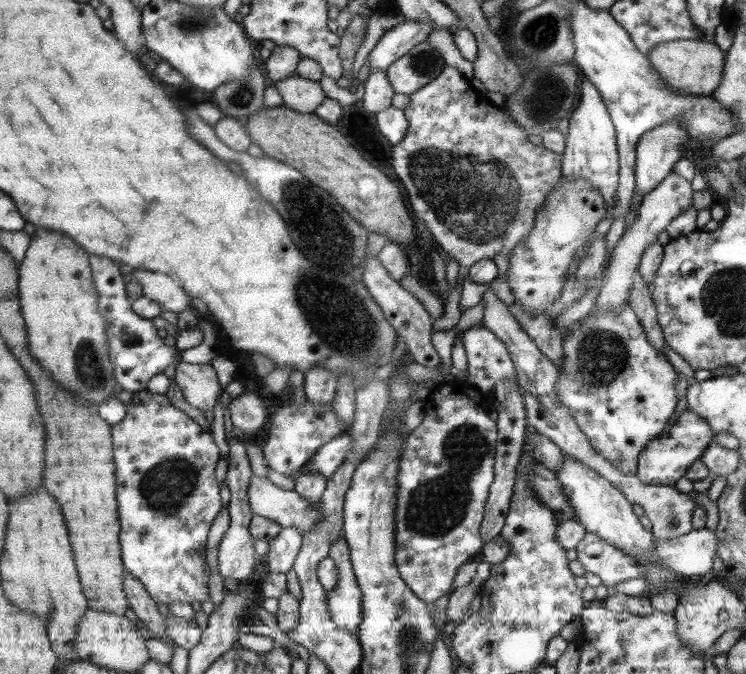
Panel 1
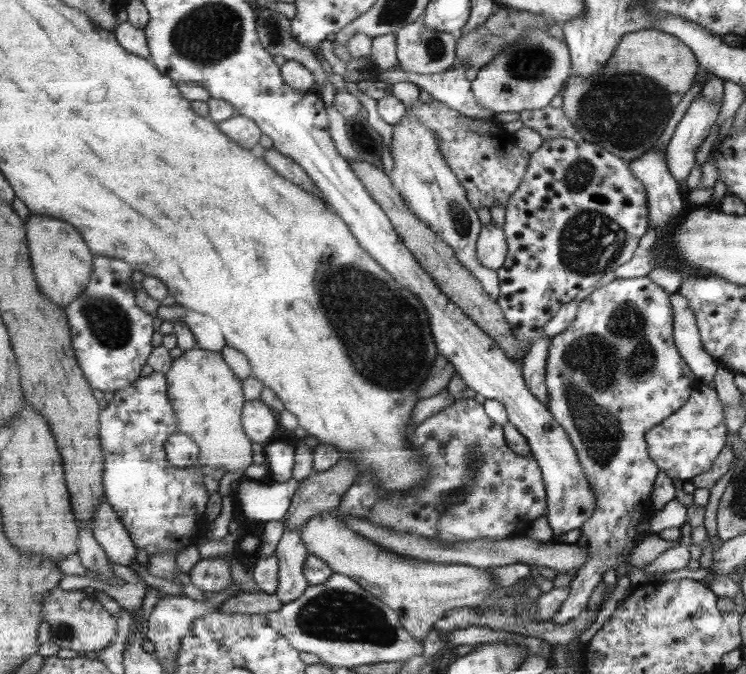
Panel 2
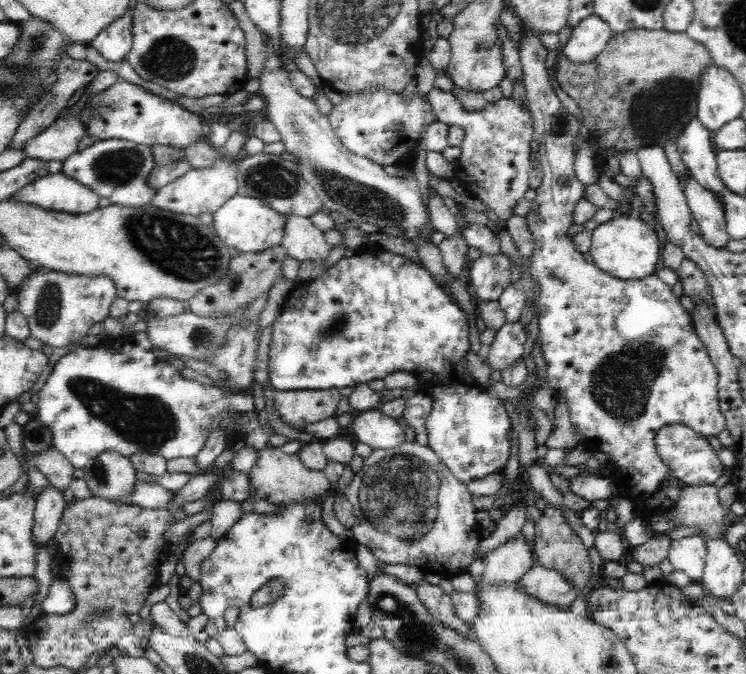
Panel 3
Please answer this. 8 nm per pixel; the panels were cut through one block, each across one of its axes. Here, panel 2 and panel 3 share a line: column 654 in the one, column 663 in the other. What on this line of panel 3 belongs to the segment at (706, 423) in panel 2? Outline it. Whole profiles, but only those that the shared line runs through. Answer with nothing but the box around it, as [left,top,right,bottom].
[655,423,725,486]

